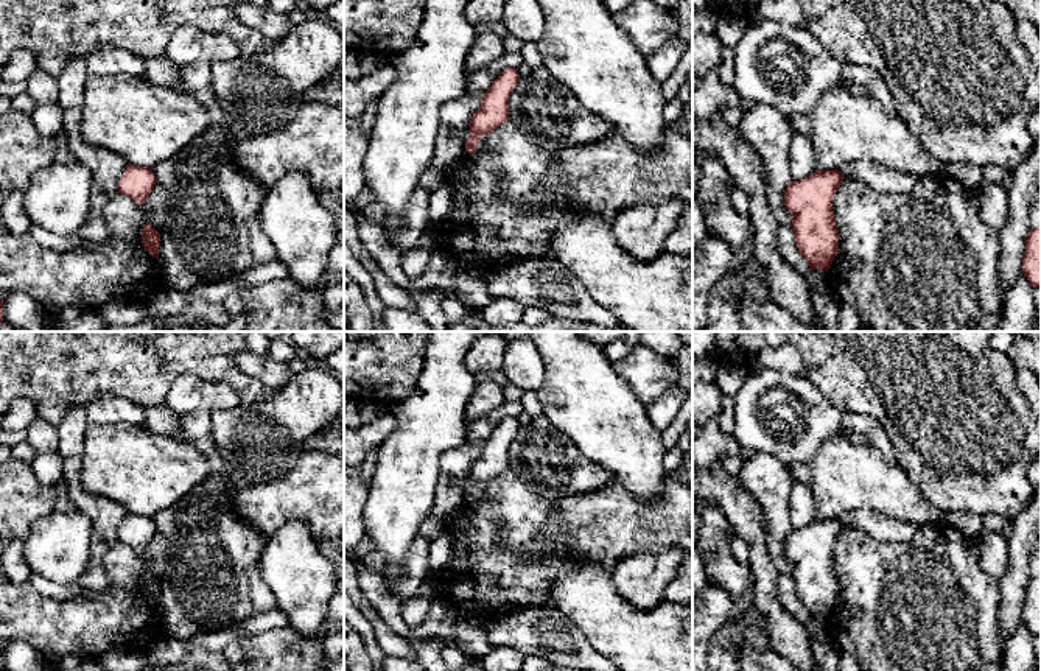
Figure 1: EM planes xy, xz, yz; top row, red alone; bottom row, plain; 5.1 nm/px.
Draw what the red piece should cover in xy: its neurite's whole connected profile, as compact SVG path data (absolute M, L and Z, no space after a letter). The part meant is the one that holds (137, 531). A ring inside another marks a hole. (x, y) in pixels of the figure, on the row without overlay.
M129 512L118 529L118 542L132 548L137 554L143 554L156 531L157 528L151 517Z

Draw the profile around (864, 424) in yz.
M842 411L840 420L843 431L853 431L867 436L870 444L879 448L889 462L896 462L896 450L875 417L868 414Z

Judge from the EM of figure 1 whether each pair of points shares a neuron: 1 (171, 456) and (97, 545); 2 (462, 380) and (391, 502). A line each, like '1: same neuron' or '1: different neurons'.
1: different neurons
2: same neuron

